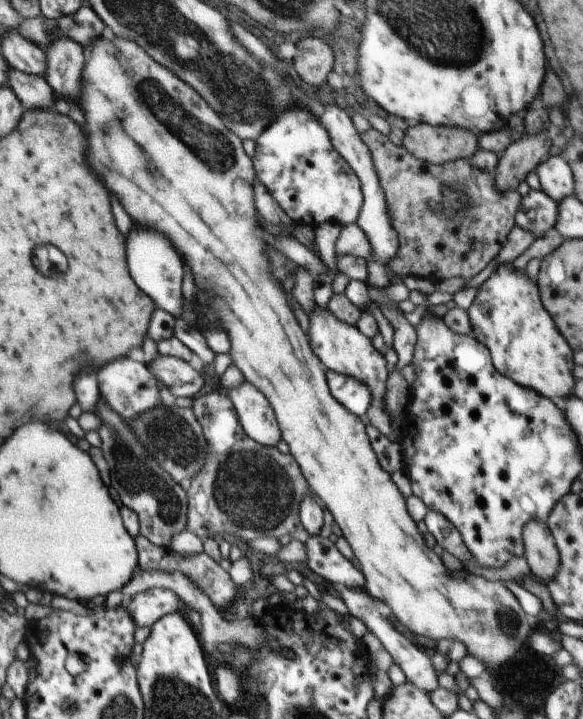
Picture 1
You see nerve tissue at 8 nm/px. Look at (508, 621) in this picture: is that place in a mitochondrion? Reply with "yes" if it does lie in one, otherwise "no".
yes

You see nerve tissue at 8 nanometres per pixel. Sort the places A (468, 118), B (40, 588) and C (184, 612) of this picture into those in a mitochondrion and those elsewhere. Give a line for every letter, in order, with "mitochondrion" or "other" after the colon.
A: other
B: other
C: other

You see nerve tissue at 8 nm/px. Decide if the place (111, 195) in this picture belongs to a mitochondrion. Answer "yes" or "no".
no

